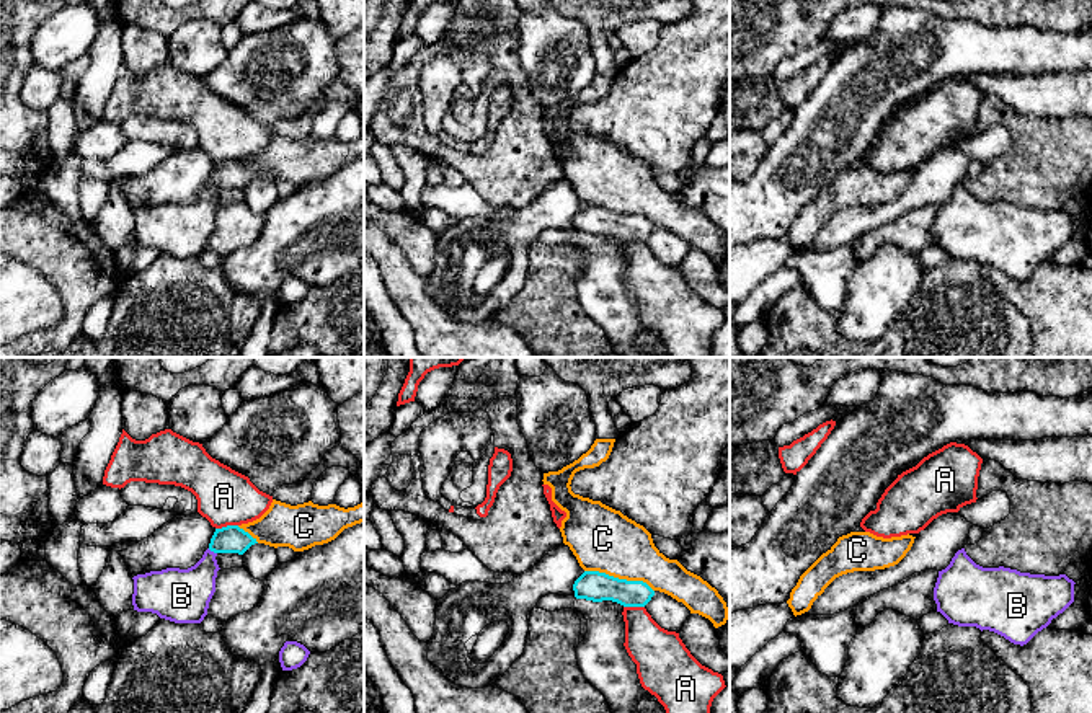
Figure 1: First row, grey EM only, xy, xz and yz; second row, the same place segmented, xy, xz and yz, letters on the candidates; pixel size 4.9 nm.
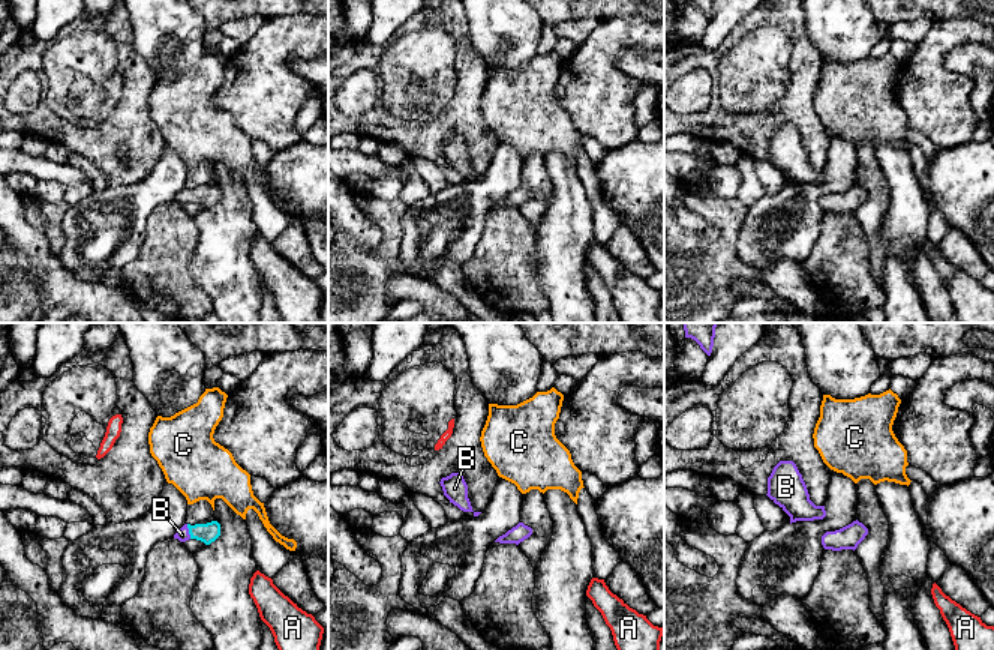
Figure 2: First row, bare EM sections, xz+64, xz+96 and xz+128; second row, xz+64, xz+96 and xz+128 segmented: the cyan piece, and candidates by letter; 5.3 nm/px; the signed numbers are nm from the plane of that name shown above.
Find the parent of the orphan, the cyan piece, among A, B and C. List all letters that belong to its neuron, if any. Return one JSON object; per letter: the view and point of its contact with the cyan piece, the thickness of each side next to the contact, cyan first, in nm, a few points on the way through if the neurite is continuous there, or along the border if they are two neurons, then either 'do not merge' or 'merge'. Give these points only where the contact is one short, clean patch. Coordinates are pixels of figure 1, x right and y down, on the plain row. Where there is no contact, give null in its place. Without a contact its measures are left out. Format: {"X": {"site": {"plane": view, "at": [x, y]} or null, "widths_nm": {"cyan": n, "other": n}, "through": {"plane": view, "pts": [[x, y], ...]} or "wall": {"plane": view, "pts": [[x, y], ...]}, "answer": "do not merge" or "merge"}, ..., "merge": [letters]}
{"A": {"site": {"plane": "xy", "at": [227, 160]}, "widths_nm": {"cyan": 140, "other": 280}, "answer": "do not merge"}, "B": {"site": {"plane": "xy", "at": [213, 185]}, "widths_nm": {"cyan": 140, "other": 240}, "through": {"plane": "xy", "pts": [[232, 173], [222, 175], [213, 185], [206, 204], [185, 227]]}, "answer": "merge"}, "C": {"site": {"plane": "xz", "at": [617, 212]}, "widths_nm": {"cyan": 150, "other": 320}, "answer": "do not merge"}, "merge": ["B"]}

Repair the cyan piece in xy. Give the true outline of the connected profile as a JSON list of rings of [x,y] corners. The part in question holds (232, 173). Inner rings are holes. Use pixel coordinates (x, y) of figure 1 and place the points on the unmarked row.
[[[238,160],[215,163],[202,193],[188,204],[166,202],[134,210],[132,240],[137,246],[152,246],[175,258],[201,258],[207,250],[220,204],[219,188],[243,189],[258,178]]]

